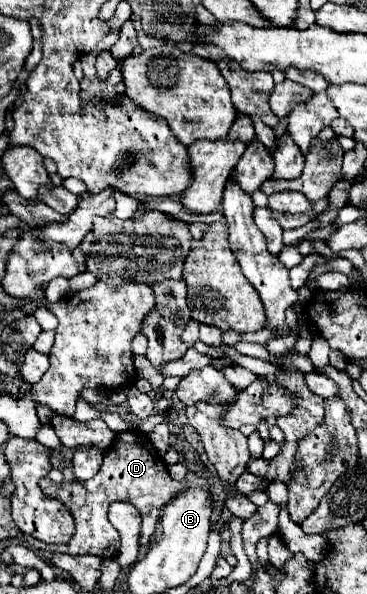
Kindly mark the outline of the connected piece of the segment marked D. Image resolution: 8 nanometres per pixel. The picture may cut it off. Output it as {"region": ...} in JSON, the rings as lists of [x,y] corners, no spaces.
{"region":[[[125,431],[115,437],[113,445],[115,447],[109,447],[105,455],[101,471],[89,481],[63,481],[61,485],[57,485],[49,477],[43,477],[43,489],[49,489],[49,495],[59,493],[61,503],[67,505],[67,509],[71,509],[75,517],[73,541],[69,541],[67,545],[57,545],[55,549],[53,547],[49,549],[49,545],[43,545],[43,549],[55,551],[55,553],[67,553],[67,555],[97,555],[105,559],[115,559],[119,553],[119,533],[109,523],[107,509],[111,501],[123,501],[123,499],[127,503],[133,503],[143,517],[141,545],[150,543],[163,505],[167,505],[167,501],[171,501],[171,497],[183,491],[187,485],[181,481],[173,481],[169,477],[163,459],[157,455],[147,435]]]}

